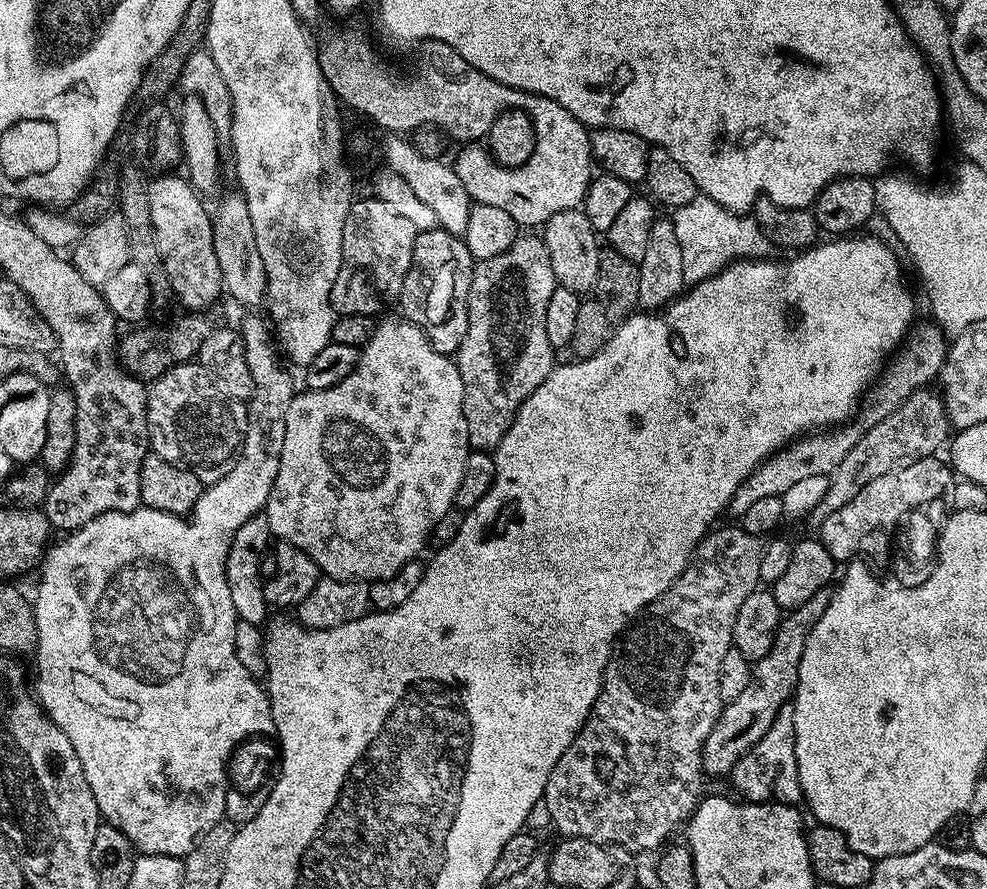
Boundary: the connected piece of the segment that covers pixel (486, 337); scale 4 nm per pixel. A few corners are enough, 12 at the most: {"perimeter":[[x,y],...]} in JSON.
{"perimeter":[[539,235],[472,270],[454,353],[468,443],[494,450],[554,367]]}

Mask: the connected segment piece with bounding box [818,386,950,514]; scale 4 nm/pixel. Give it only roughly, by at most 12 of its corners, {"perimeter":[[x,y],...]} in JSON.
{"perimeter":[[914,390],[860,437],[819,504],[846,506],[874,478],[950,436],[944,401]]}

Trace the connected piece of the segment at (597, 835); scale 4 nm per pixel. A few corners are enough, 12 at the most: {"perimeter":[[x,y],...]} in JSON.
{"perimeter":[[709,531],[617,639],[542,808],[659,849],[700,803],[757,591]]}

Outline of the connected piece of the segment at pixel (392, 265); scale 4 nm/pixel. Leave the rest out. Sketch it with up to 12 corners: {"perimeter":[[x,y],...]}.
{"perimeter":[[357,195],[332,295],[337,316],[399,301],[416,227]]}

